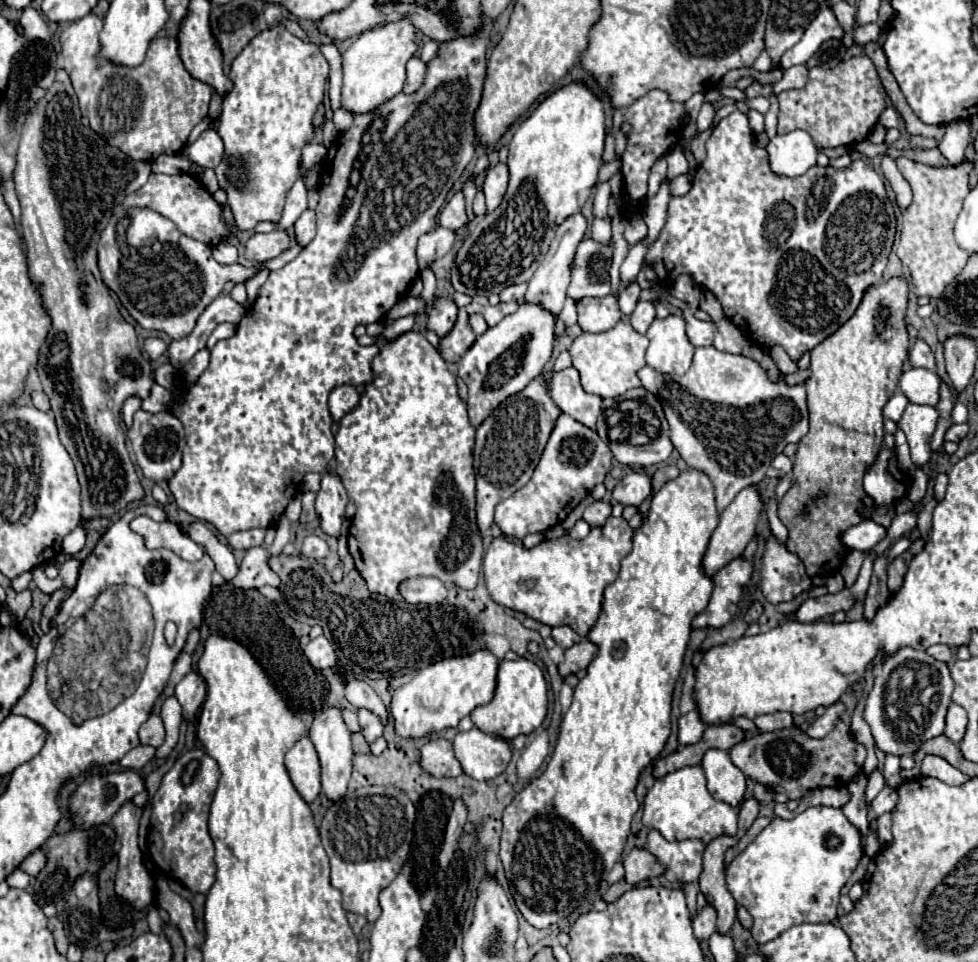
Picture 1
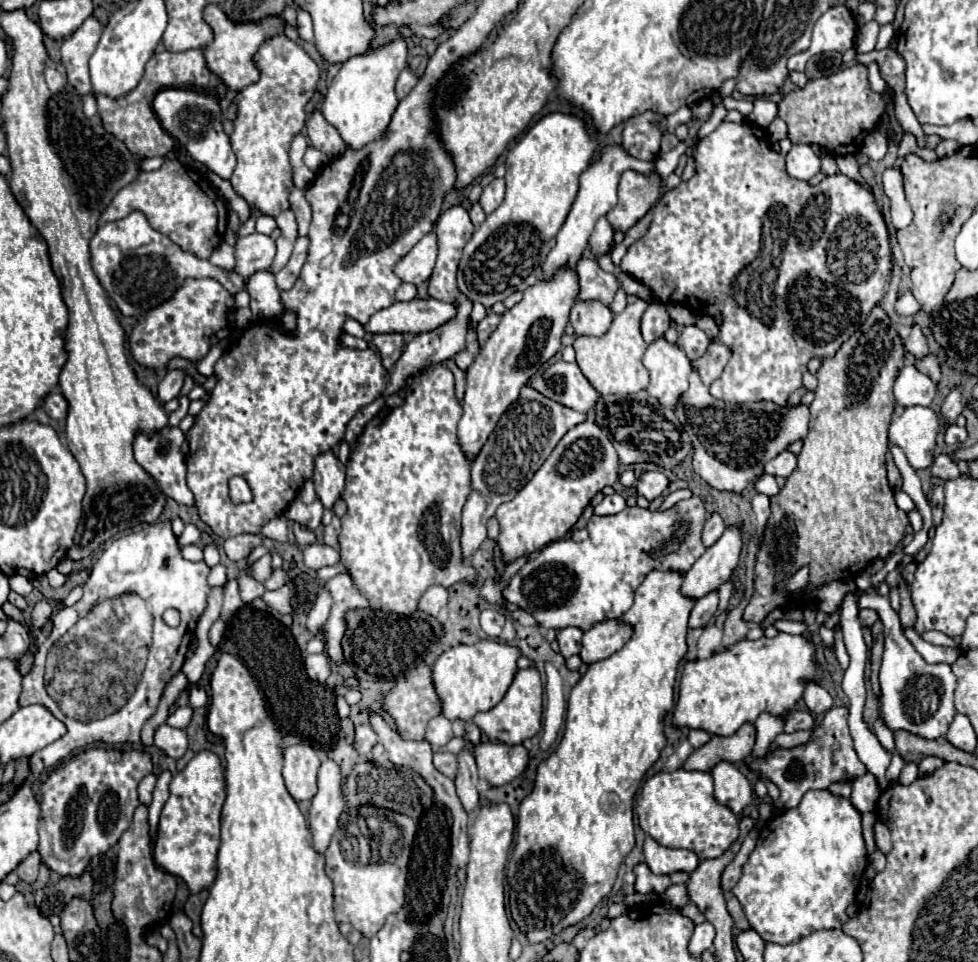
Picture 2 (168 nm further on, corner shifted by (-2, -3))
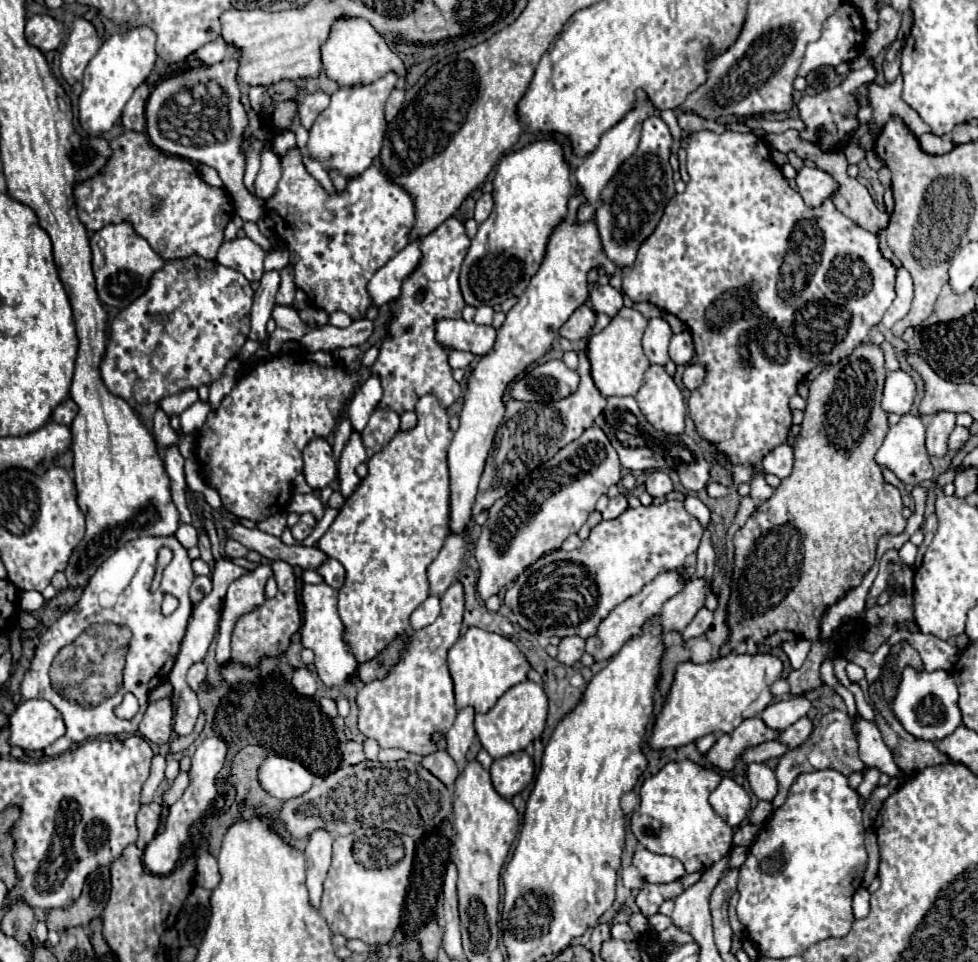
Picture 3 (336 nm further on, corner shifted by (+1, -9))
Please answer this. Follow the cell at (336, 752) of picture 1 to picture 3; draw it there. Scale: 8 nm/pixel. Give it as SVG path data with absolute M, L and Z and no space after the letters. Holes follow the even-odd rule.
M318 829L312 833L308 847L304 851L304 859L306 859L306 887L310 893L310 905L312 907L320 907L320 897L322 897L322 887L324 887L324 879L328 875L330 869L330 855L332 855L332 841L334 835Z

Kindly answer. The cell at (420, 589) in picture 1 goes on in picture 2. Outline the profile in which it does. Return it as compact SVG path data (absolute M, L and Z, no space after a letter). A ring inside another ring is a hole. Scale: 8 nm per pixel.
M433 585L421 595L419 609L429 615L437 615L447 605L447 599L449 599L449 591L441 585Z

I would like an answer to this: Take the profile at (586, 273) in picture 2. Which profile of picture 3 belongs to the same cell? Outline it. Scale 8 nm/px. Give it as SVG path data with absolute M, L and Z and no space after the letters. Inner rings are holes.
M592 285L590 287L590 301L596 313L606 313L608 317L614 317L622 307L622 293L616 291L612 285Z

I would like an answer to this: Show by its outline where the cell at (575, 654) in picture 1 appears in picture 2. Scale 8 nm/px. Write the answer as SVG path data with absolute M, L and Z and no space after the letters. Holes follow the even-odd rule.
M615 619L597 623L589 631L585 631L579 657L587 665L607 659L609 655L619 651L629 637L631 637L631 627L619 625Z

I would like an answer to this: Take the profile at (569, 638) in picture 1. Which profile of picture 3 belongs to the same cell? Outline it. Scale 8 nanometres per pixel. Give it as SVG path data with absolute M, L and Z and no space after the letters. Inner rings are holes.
M564 637L562 639L562 643L560 643L560 653L558 653L558 661L562 663L562 665L572 665L572 663L576 663L580 657L582 657L582 653L584 653L584 639L582 637Z

